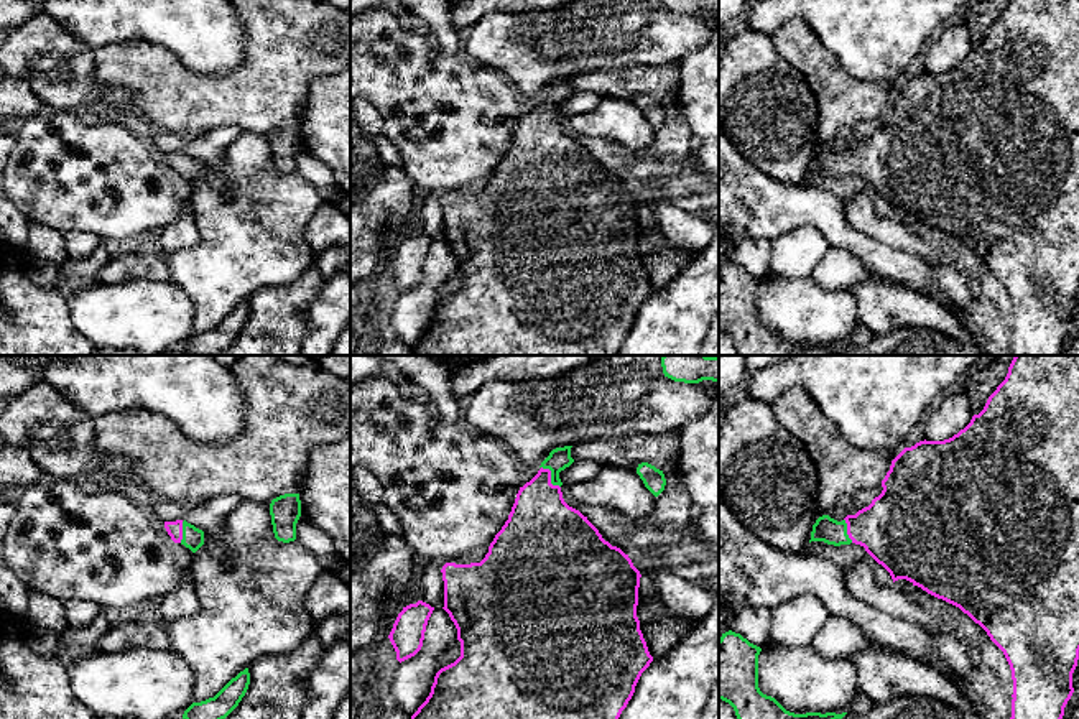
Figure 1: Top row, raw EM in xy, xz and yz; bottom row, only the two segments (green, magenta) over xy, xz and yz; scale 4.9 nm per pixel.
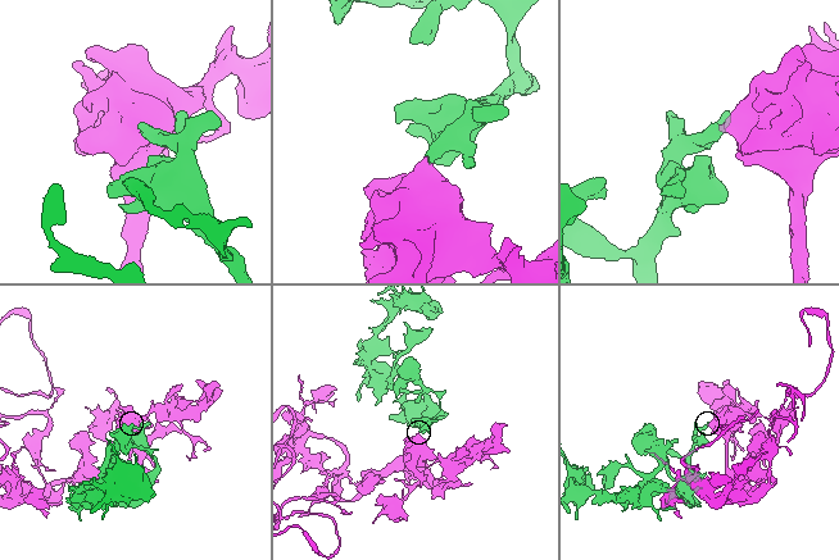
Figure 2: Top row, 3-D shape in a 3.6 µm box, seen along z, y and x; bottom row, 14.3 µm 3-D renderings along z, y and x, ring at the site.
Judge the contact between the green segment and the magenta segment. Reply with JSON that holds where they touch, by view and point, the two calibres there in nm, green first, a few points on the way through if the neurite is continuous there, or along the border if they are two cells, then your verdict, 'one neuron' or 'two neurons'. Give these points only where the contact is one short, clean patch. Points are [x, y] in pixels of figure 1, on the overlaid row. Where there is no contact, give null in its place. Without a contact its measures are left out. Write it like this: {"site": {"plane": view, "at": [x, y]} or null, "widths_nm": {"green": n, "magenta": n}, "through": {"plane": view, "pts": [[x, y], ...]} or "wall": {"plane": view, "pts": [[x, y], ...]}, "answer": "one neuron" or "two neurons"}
{"site": {"plane": "xz", "at": [551, 477]}, "widths_nm": {"green": 110, "magenta": 340}, "through": {"plane": "xz", "pts": [[560, 458], [551, 466], [551, 477], [541, 496], [541, 527]]}, "answer": "one neuron"}

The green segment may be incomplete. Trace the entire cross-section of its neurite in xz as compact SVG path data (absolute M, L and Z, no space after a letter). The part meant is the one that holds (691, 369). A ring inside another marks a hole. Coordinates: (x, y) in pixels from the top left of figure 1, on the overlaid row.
M663 355L661 367L665 377L674 382L719 382L719 355Z

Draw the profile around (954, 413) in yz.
M956 392L946 397L936 406L924 426L926 441L944 441L964 429L972 420L972 406L966 392Z

